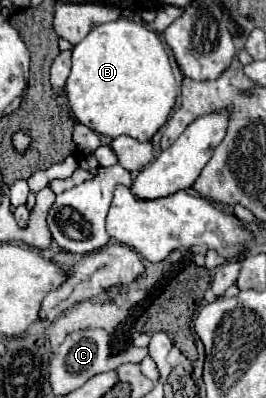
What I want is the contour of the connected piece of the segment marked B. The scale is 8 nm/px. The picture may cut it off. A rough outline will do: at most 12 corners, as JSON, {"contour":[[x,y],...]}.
{"contour":[[138,18],[74,46],[66,98],[106,138],[150,140],[178,96]]}

